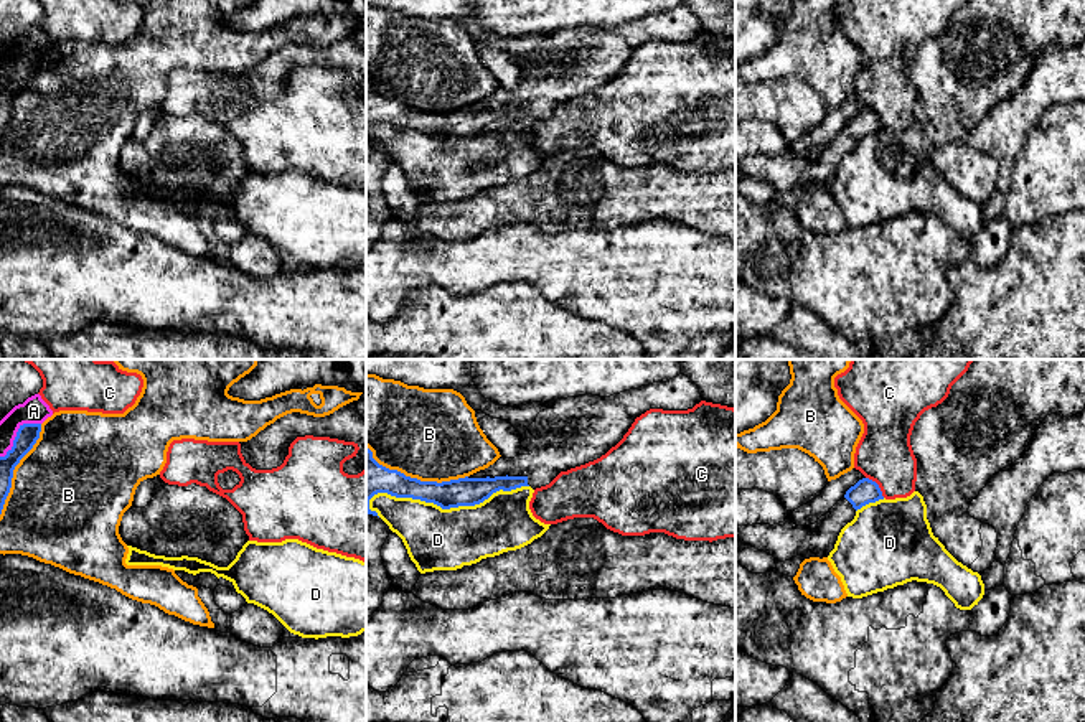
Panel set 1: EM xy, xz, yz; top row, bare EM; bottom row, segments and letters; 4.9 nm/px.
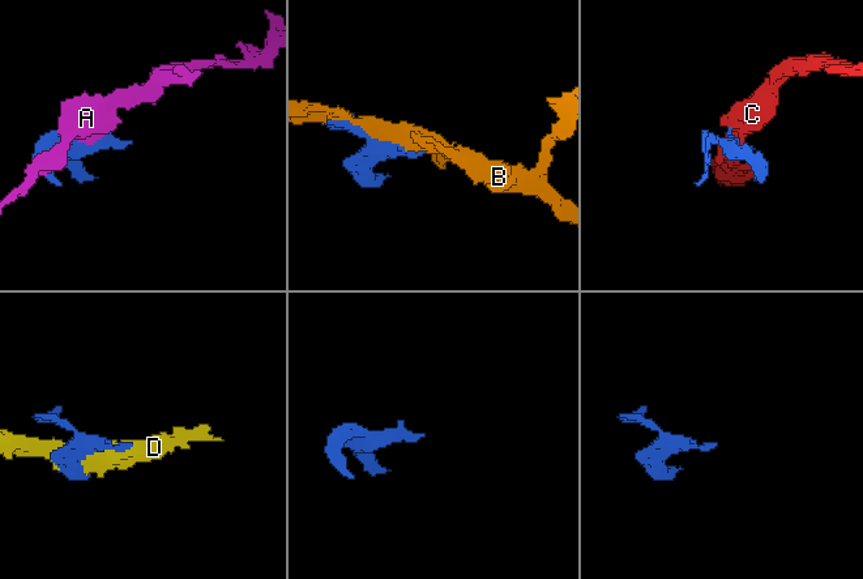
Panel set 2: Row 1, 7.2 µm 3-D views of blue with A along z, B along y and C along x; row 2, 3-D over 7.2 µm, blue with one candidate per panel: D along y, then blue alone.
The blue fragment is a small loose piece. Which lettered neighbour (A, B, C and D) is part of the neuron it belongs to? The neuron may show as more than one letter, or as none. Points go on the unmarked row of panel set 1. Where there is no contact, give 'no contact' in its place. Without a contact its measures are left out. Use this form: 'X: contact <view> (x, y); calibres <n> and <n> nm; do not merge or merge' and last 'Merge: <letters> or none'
A: contact xy (17, 65); calibres 110 and 130 nm; do not merge
B: contact xz (414, 109); calibres 180 and 440 nm; do not merge
C: contact yz (878, 116); calibres 120 and 280 nm; do not merge
D: contact xz (444, 139); calibres 140 and 300 nm; do not merge
Merge: none

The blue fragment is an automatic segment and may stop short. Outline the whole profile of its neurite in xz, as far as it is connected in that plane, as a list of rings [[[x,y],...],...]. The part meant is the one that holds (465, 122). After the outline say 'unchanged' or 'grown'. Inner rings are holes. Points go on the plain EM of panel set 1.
[[[679,5],[666,13],[653,13],[610,28],[585,25],[546,33],[521,66],[521,79],[531,84],[500,87],[485,99],[485,109],[420,112],[379,96],[366,77],[366,143],[378,147],[369,140],[369,130],[378,124],[450,140],[480,135],[500,120],[546,117],[561,102],[605,86],[646,41],[688,41],[701,31],[698,16]]]; grown

